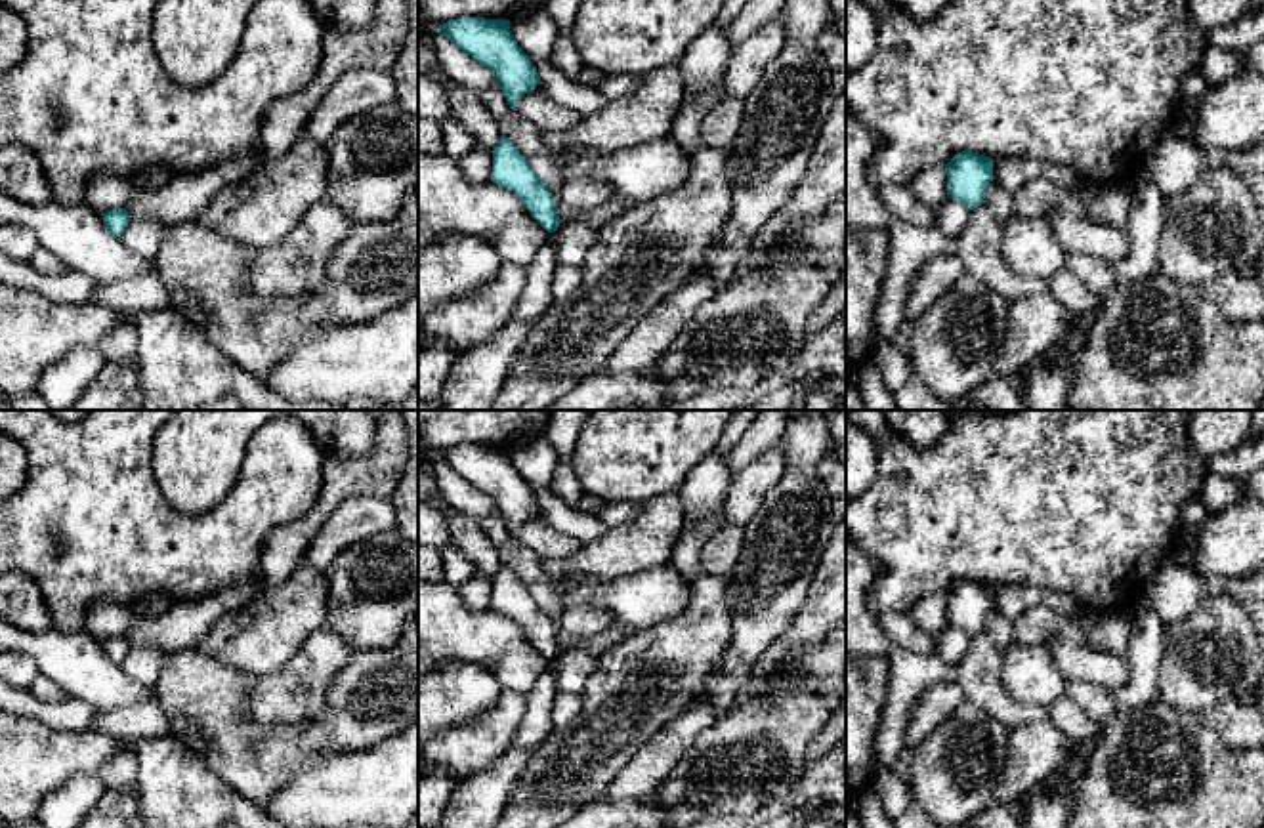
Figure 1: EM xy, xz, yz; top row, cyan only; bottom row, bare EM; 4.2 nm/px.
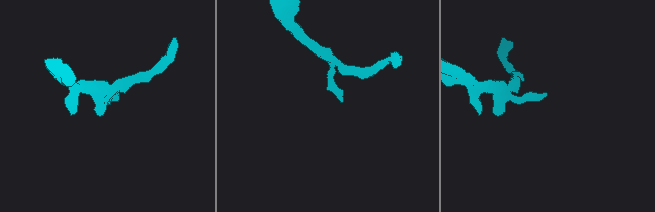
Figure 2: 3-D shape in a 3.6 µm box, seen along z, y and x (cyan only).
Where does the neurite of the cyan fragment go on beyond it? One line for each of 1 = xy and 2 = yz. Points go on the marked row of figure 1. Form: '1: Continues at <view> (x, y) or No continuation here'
1: No continuation here
2: No continuation here

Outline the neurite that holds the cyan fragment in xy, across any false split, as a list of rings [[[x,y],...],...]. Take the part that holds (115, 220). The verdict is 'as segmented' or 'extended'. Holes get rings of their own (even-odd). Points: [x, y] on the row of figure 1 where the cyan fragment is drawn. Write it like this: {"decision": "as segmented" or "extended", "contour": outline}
{"decision": "as segmented", "contour": [[[113,208],[103,214],[103,223],[109,229],[111,235],[118,237],[124,233],[124,229],[130,223],[130,214],[126,208]]]}

